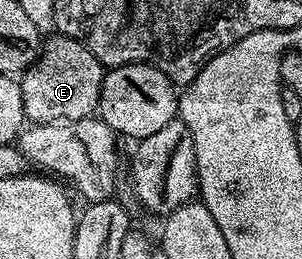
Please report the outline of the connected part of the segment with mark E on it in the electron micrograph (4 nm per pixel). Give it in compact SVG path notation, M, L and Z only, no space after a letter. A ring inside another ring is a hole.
M59 33L53 36L53 39L43 40L39 59L23 72L19 80L24 117L29 124L86 119L100 106L100 90L106 70L104 64L90 53L90 49L86 49L86 45Z

